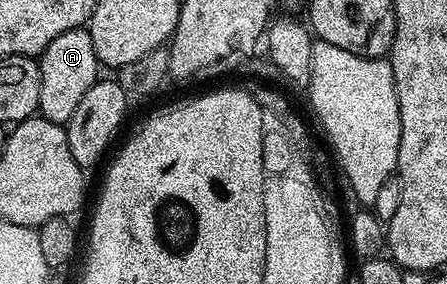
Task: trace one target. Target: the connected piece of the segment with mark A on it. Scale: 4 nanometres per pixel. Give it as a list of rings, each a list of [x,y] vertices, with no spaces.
[[[85,27],[67,29],[67,33],[55,37],[55,41],[51,41],[51,45],[41,52],[39,66],[41,80],[37,110],[40,118],[68,125],[71,117],[75,117],[75,109],[79,109],[79,101],[83,101],[87,89],[91,89],[91,85],[95,85],[99,78],[99,64],[91,33]]]

